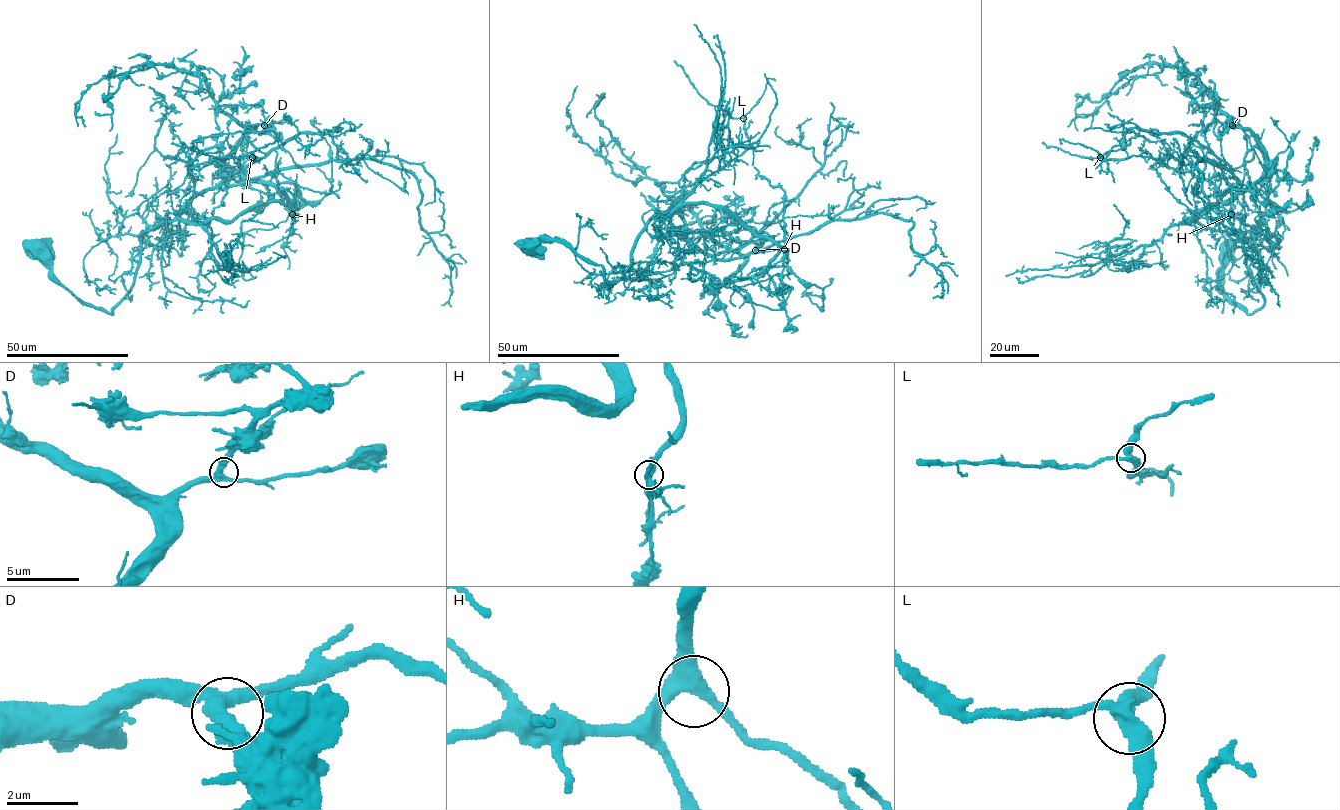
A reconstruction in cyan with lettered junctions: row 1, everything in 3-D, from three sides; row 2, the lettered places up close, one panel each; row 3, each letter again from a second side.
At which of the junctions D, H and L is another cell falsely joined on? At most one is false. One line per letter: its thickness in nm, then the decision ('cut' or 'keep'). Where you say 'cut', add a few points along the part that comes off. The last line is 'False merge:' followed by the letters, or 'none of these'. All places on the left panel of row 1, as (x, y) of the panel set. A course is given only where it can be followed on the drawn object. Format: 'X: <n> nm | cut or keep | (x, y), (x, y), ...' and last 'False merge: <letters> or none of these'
D: 380 nm | keep
H: 360 nm | keep
L: 360 nm | keep
False merge: none of these

